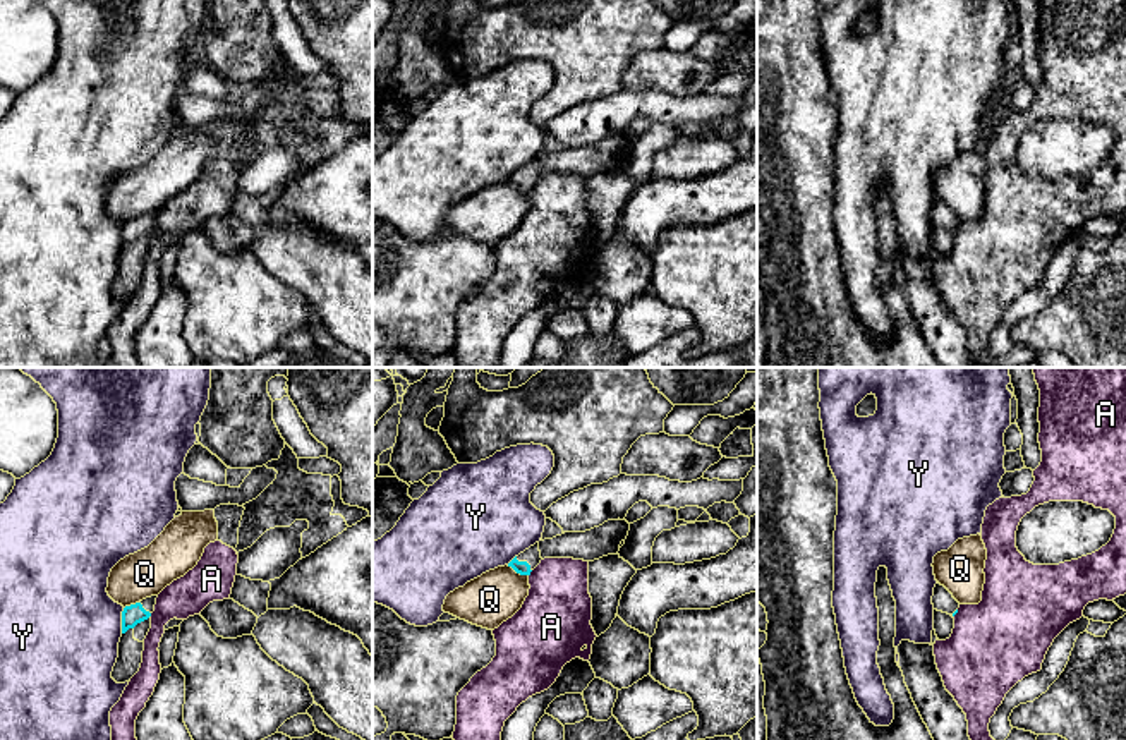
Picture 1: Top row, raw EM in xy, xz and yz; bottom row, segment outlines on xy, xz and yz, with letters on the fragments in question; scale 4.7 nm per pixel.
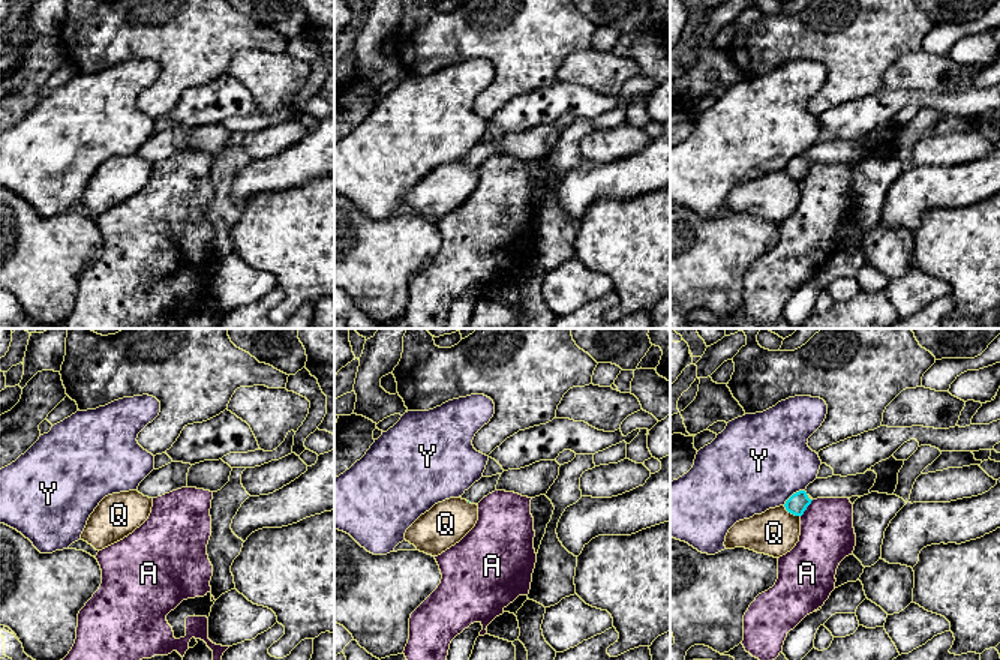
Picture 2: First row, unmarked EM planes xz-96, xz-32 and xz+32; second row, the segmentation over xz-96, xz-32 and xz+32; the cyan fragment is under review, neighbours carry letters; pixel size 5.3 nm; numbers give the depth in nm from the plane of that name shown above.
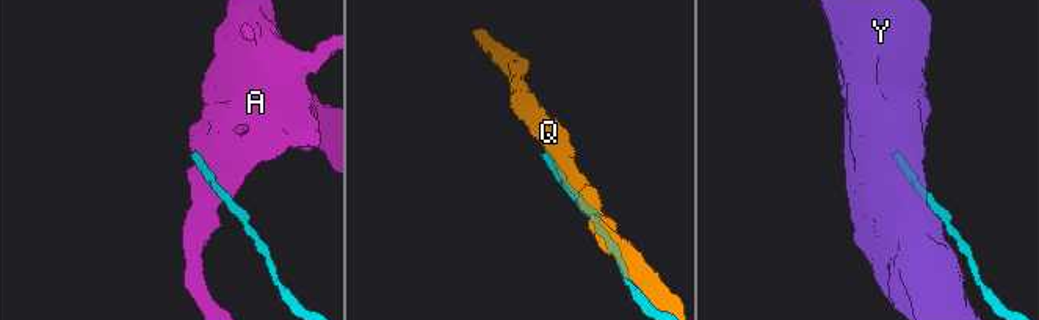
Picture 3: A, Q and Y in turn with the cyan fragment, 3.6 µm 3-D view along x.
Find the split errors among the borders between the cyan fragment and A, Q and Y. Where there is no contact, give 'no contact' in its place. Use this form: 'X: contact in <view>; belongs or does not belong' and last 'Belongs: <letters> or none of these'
A: contact in xz; does not belong
Q: contact in xz; does not belong
Y: contact in xy; does not belong
Belongs: none of these

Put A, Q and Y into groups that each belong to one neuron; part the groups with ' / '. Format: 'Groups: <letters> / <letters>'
Groups: A / Q / Y

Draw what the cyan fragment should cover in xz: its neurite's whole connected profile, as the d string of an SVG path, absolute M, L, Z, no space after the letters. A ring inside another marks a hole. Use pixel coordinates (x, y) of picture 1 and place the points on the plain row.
M539 158L515 172L508 182L512 182L520 191L530 191L530 187L541 179Z

